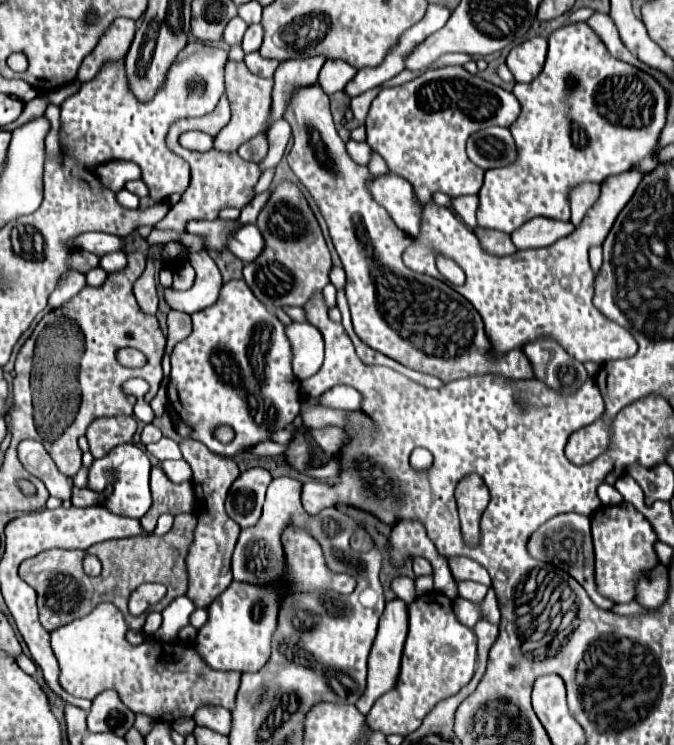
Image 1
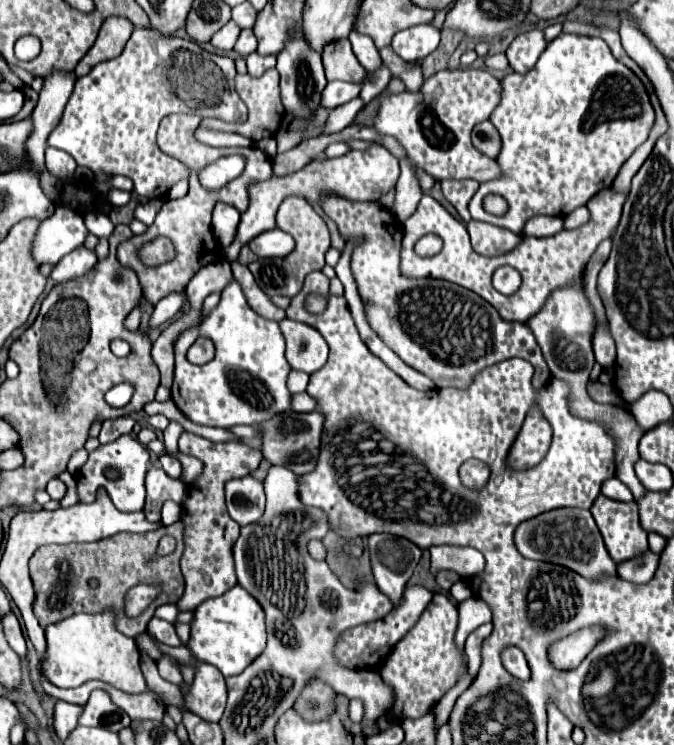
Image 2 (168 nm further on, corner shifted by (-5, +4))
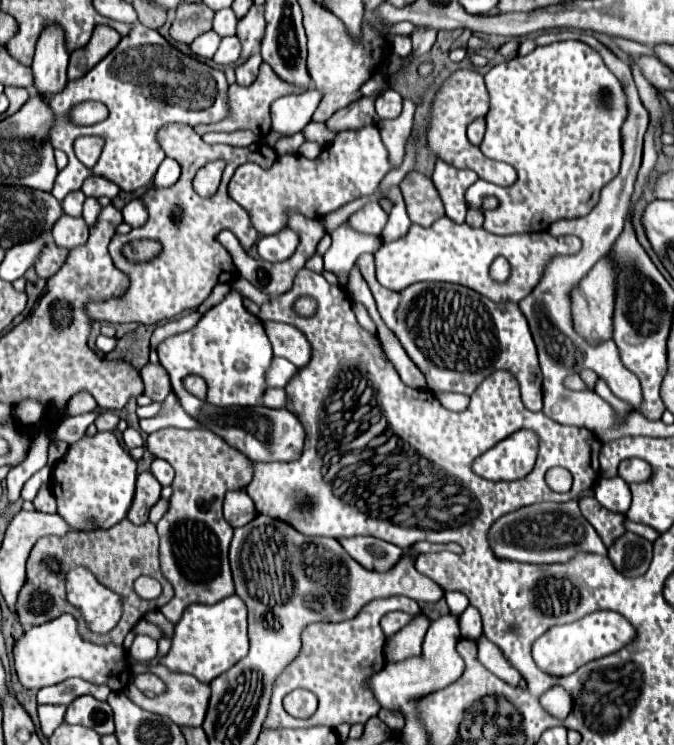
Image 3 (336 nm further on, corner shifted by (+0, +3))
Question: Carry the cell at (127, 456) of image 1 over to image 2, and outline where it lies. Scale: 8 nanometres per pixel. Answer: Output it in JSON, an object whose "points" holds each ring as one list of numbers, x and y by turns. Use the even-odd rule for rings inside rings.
{"points":[[122,435,120,439,100,445,98,449,88,453,88,461,82,465,82,469,76,473,76,491,78,491,78,501,80,497,86,503,92,503,96,499,96,491,100,487,106,487,108,497,112,499,114,507,120,511,142,511,144,509,144,499,146,499,146,489,144,489,144,475,150,463,148,449,140,445,132,435],[106,471,114,471,118,477,116,479,106,479]]}

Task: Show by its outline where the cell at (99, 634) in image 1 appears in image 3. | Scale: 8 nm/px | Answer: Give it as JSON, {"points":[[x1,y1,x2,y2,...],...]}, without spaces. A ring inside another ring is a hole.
{"points":[[63,614,41,626,29,628,23,634,23,638,17,640,13,656,19,682,29,690,41,690,45,686,53,686,67,678,77,676,93,684,105,684,113,692,119,692,131,680,131,664,127,660,129,658,127,650,117,644,103,646,81,638,77,630,77,620,71,614]]}

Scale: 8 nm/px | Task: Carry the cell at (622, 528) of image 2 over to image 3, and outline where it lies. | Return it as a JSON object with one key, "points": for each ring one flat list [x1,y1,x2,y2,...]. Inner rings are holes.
{"points":[[595,496,581,498,579,508,581,508,583,516,591,522,591,526,597,530,597,534,601,536,601,540,607,548,611,548,611,544,615,544,615,540,627,532,627,528,625,528,627,516,603,508]]}

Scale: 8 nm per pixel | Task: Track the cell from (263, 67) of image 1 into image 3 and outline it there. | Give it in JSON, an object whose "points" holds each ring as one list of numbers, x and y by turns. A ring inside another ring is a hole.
{"points":[[253,54,249,60,245,60,241,66,237,66,237,68,235,68,237,82,239,82,241,86,249,86,249,84,255,80,261,62,263,62,263,60,261,60,261,54]]}

